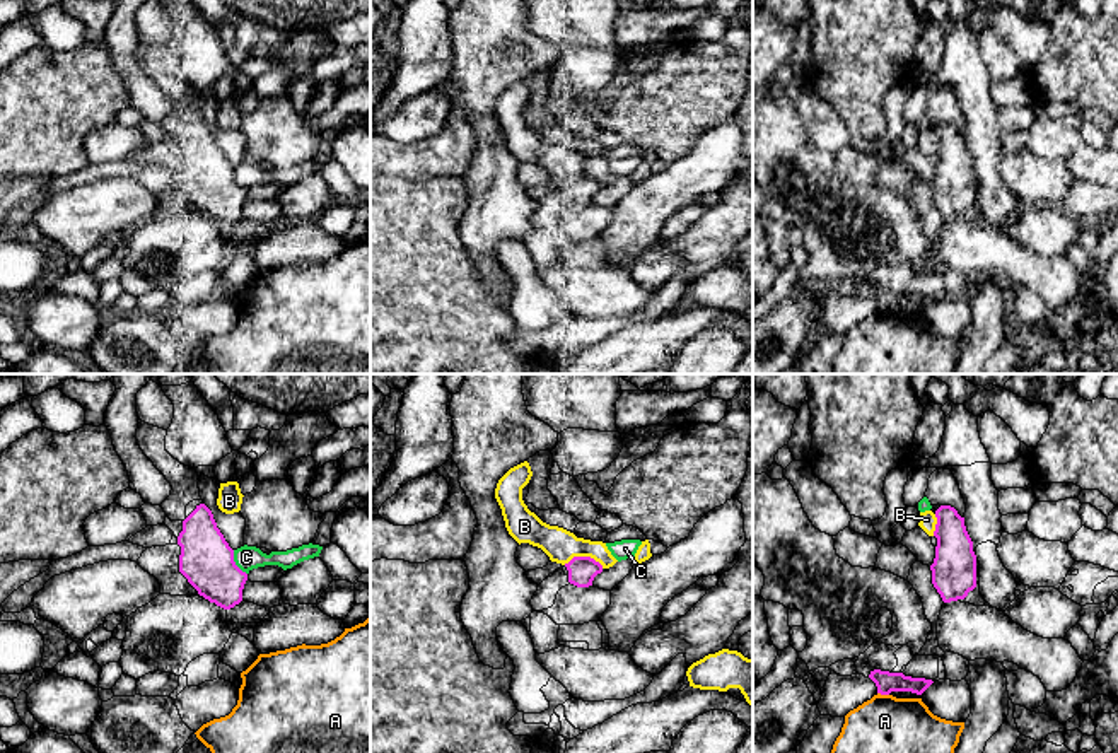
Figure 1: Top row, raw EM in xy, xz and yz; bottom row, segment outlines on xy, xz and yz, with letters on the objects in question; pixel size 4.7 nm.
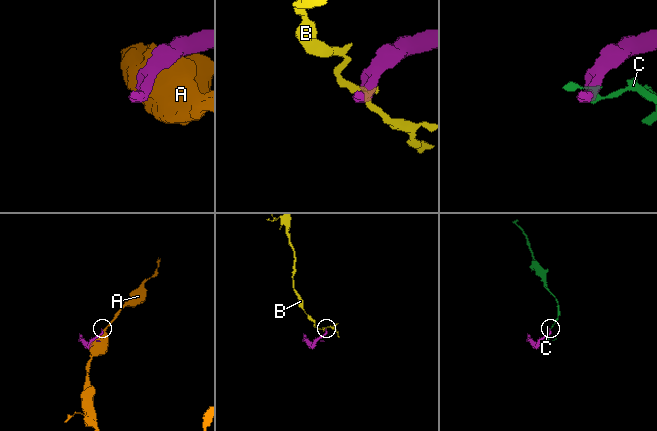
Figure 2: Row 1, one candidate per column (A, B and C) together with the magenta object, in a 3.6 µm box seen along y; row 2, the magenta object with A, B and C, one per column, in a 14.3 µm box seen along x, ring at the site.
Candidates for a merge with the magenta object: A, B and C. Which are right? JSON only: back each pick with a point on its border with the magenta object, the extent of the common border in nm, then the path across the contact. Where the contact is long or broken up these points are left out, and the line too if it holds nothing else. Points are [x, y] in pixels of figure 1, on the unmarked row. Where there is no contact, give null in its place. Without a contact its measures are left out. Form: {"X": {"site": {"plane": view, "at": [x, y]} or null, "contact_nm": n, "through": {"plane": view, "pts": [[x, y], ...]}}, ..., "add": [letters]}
{"add": []}

